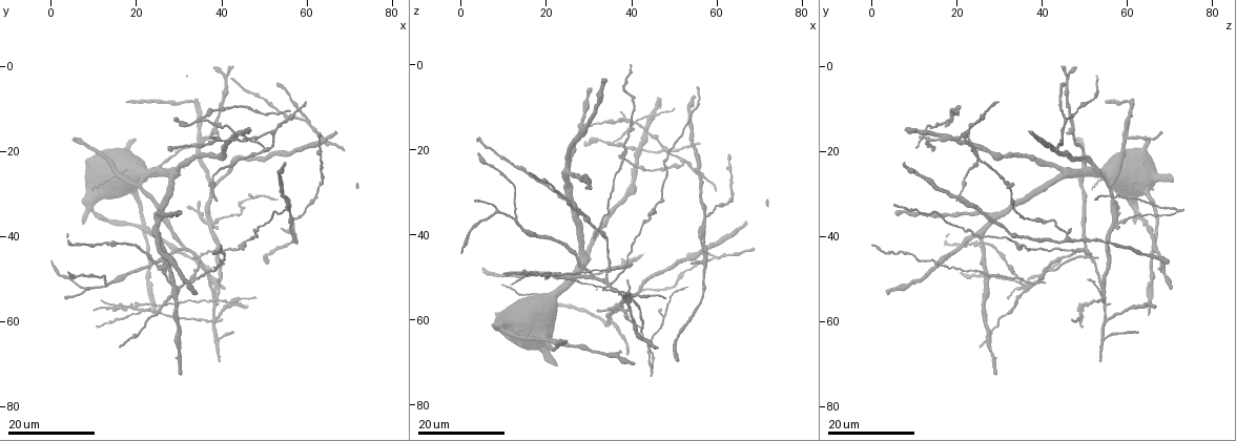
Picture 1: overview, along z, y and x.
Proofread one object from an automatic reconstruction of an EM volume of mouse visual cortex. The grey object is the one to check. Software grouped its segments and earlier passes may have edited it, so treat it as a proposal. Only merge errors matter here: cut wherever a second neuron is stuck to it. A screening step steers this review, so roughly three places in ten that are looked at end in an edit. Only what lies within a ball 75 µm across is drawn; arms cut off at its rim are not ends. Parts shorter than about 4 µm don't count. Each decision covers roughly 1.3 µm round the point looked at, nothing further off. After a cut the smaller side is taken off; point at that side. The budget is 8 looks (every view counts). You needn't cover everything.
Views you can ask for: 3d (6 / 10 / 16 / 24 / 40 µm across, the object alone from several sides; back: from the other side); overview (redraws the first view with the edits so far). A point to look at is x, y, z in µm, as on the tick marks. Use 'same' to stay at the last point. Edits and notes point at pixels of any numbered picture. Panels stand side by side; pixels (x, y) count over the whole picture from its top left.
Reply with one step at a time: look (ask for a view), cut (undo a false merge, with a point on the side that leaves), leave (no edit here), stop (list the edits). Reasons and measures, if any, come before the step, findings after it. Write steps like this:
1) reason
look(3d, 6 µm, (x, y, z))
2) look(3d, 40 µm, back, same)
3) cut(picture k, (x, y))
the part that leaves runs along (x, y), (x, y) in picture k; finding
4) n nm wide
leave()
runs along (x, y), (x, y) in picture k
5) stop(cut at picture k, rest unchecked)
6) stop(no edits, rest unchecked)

four or more arms meet
look(3d, 24 µm, (34.0, 45.0, 51.5))

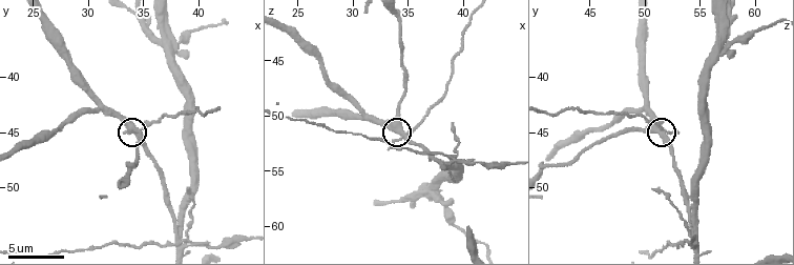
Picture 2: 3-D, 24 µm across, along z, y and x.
closer look
look(3d, 10 µm, (34.6, 45.2, 51.8))

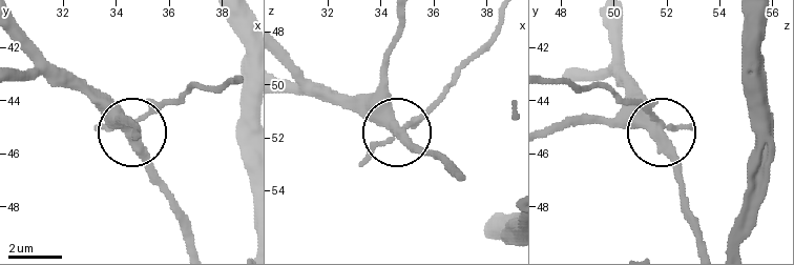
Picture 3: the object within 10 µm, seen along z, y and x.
cut(picture 3, (367, 162))
the part that leaves runs along (659, 121), (611, 89), (550, 81) in picture 3; two neurons meet here

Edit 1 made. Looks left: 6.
look(3d, 6 µm, (38.8, 55.2, 54.4))

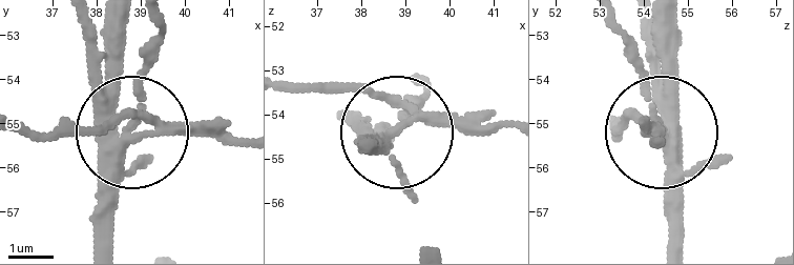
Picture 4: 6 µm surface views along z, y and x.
280 nm wide
cut(picture 4, (134, 88))
the part that leaves runs along (129, 144), (137, 118), (24, 133) in picture 4; two neurons meet here

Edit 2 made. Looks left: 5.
look(3d, 24 µm, (30.0, 53.0, 35.5))

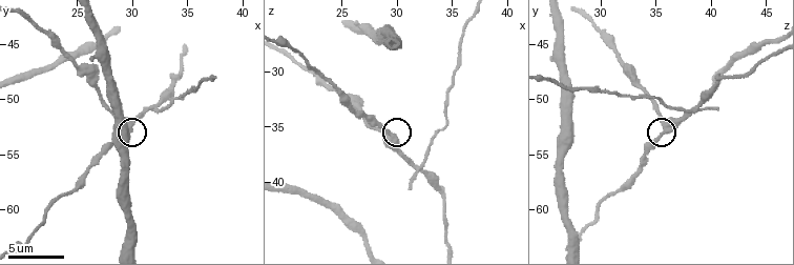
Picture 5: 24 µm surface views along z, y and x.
zoom in
look(3d, 10 µm, (29.8, 52.8, 35.8))

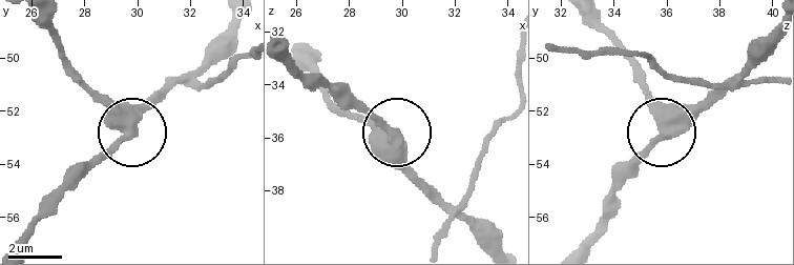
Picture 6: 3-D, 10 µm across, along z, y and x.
470 nm wide
leave()
runs along (233, 28), (90, 168) in picture 6; continuous, no second neuron

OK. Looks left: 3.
look(3d, 24 µm, (13.0, 52.0, 36.5))

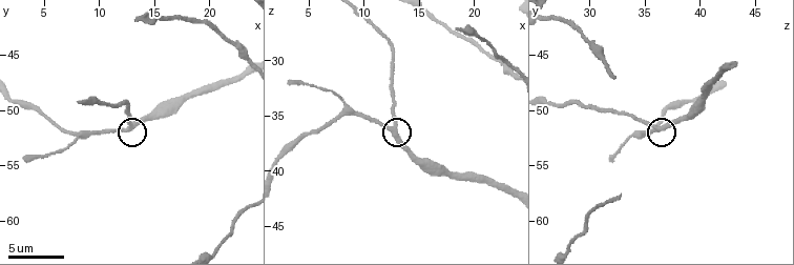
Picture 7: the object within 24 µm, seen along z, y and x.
look(3d, 10 µm, (12.6, 51.6, 36.4))

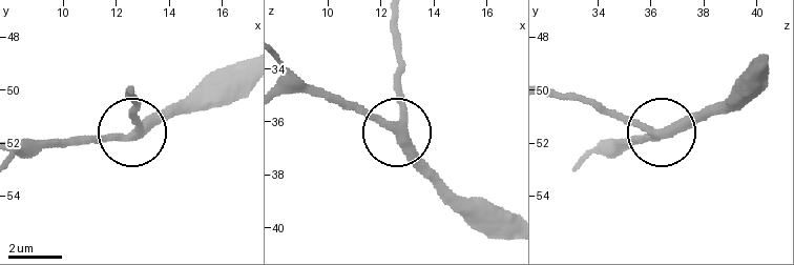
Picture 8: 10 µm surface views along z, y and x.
280 nm wide
leave()
continuous, no second neuron

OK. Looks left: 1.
stop(cut at picture 3, cut at picture 4, rest unchecked)

